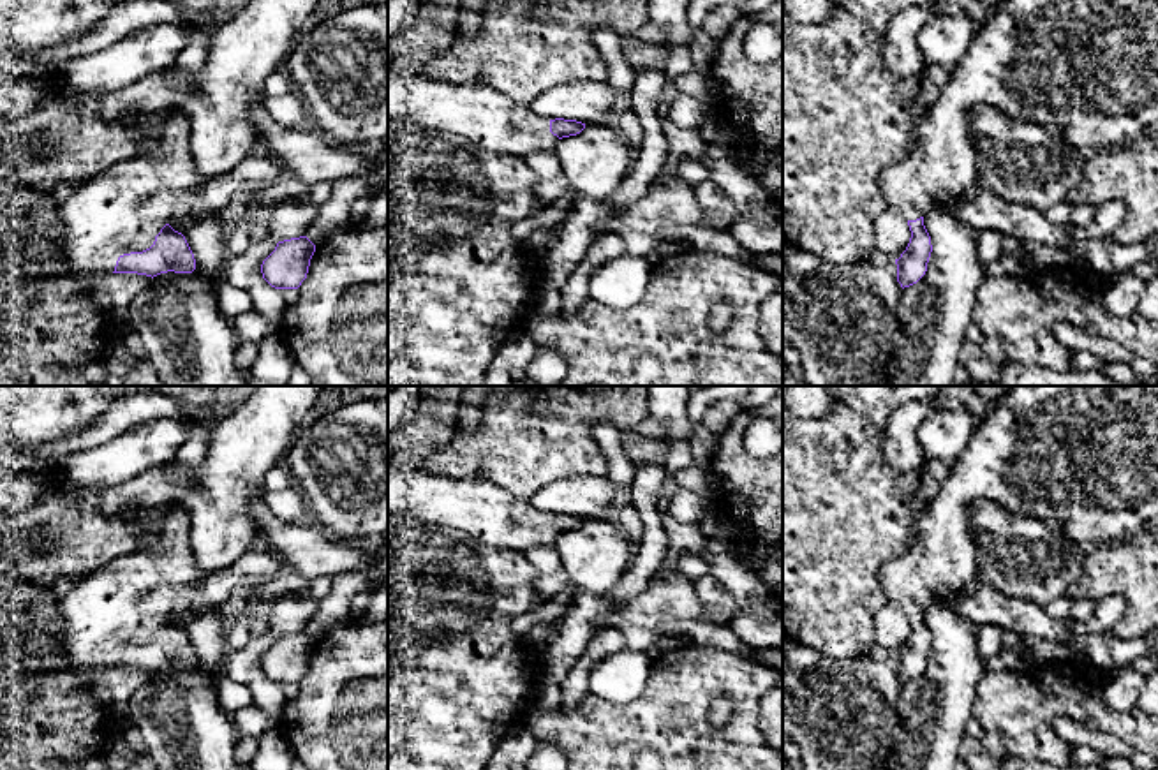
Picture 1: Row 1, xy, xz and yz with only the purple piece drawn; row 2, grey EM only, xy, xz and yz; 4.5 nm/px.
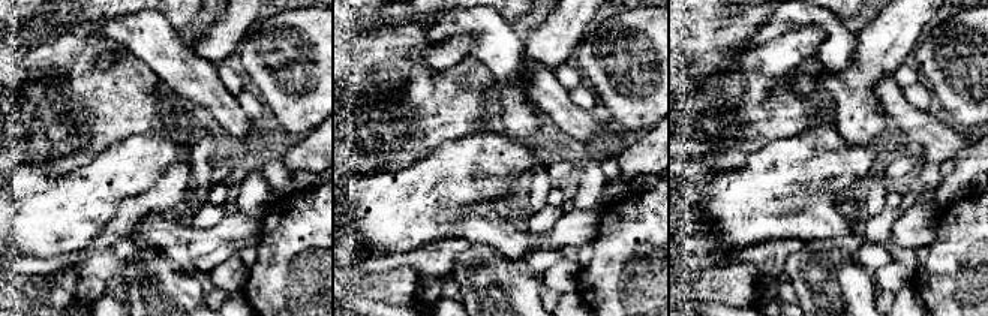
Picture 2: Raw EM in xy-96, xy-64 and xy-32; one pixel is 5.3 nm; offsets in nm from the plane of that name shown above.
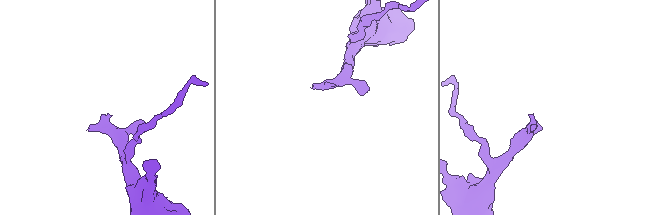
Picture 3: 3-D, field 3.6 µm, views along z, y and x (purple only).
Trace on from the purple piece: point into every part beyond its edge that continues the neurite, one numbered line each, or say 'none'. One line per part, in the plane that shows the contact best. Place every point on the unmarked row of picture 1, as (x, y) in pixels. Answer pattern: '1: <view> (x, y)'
1: xy (120, 605)

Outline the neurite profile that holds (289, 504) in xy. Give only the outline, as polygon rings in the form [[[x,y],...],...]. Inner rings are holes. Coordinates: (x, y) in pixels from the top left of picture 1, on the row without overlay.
[[[296,486],[264,493],[264,502],[273,515],[286,522],[300,522],[307,513],[307,500]]]

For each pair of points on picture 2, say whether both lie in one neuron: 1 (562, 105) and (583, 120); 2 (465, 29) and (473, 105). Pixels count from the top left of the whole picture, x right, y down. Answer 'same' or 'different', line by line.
1: same
2: different

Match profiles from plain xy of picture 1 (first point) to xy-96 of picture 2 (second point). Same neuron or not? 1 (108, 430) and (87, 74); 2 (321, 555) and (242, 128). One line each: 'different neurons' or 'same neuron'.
1: different neurons
2: same neuron

